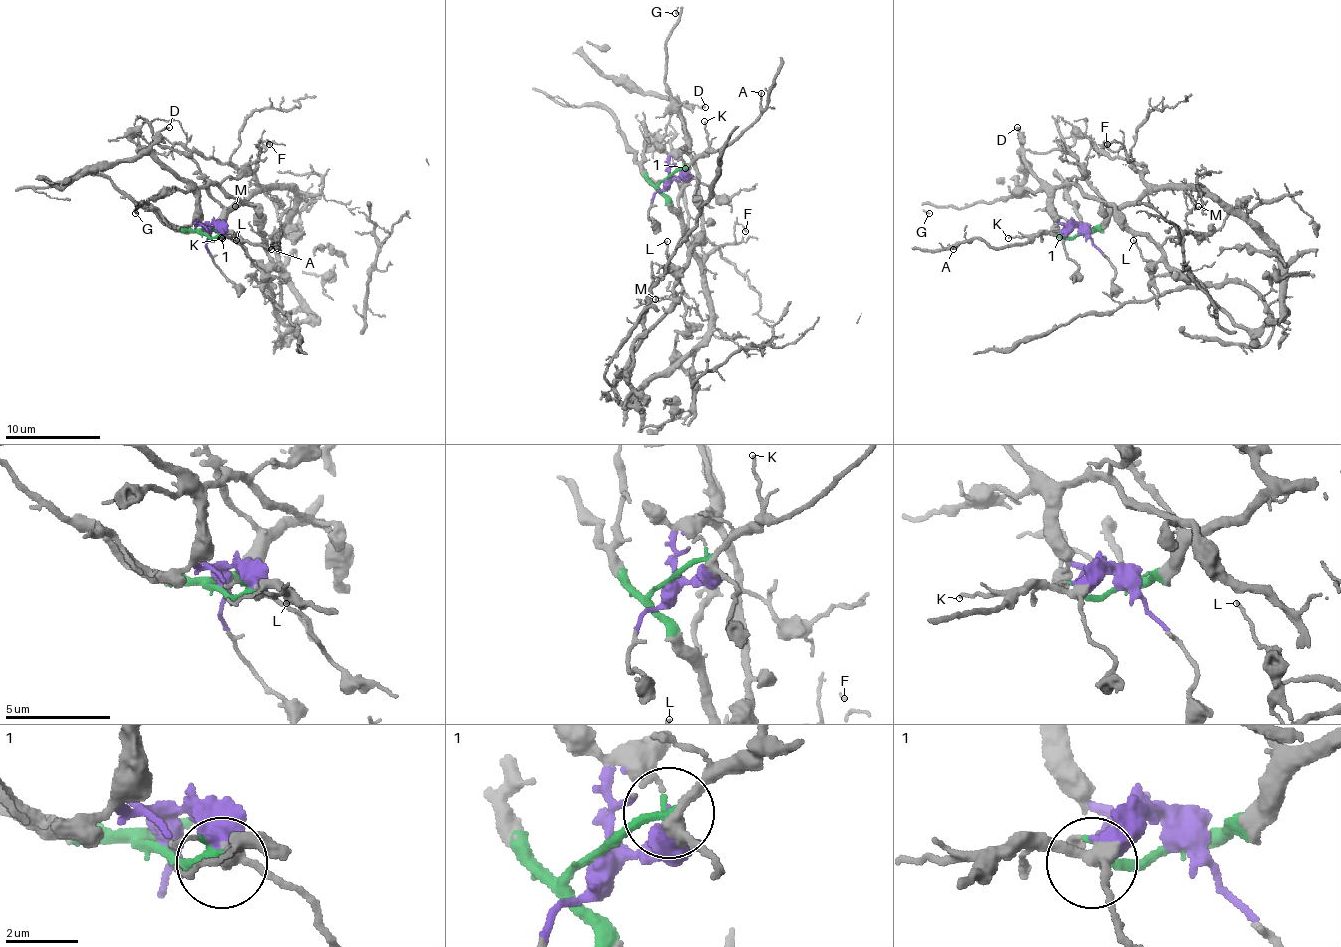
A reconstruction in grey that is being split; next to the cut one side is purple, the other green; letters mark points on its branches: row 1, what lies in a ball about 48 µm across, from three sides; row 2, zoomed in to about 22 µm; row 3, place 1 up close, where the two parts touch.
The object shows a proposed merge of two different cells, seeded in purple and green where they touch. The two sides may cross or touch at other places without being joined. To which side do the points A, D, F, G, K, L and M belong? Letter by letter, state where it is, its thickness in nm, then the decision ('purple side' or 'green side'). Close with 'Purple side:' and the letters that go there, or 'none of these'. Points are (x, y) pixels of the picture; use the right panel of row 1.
A: place (953, 249); calibre 100 nm; green side
D: place (1017, 127); calibre 150 nm; purple side
F: place (1107, 144); calibre 120 nm; green side
G: place (929, 213); calibre 120 nm; purple side
K: place (1008, 238); calibre 130 nm; green side
L: place (1133, 240); calibre 130 nm; purple side
M: place (1198, 206); calibre 120 nm; green side
Purple side: D, G, L

